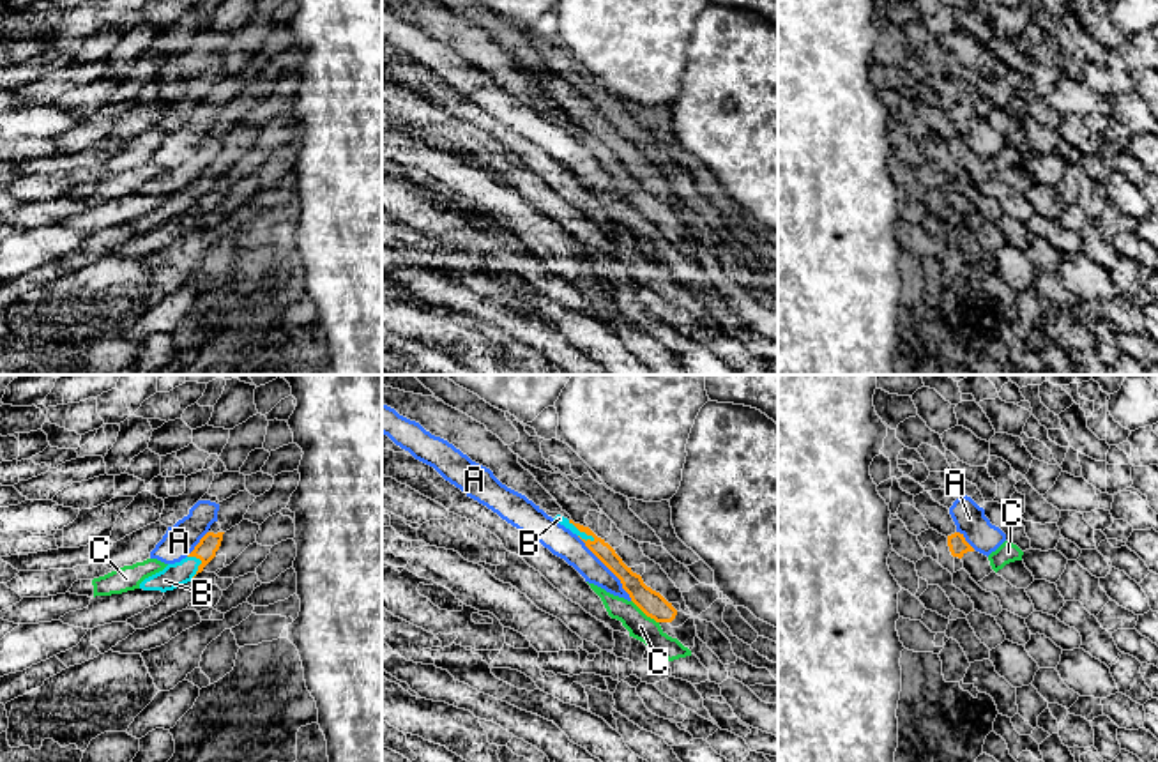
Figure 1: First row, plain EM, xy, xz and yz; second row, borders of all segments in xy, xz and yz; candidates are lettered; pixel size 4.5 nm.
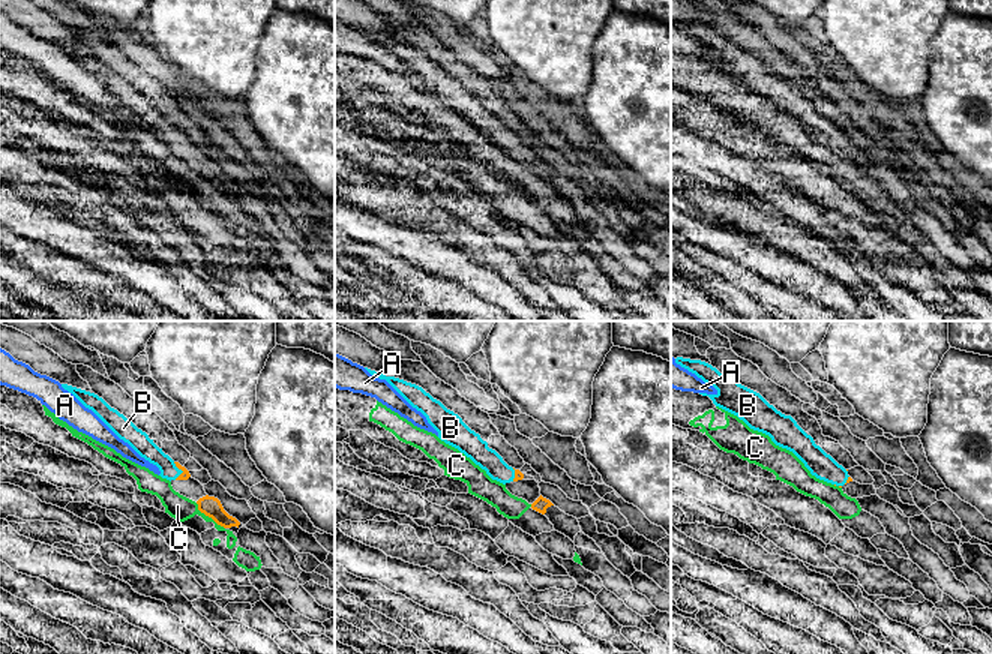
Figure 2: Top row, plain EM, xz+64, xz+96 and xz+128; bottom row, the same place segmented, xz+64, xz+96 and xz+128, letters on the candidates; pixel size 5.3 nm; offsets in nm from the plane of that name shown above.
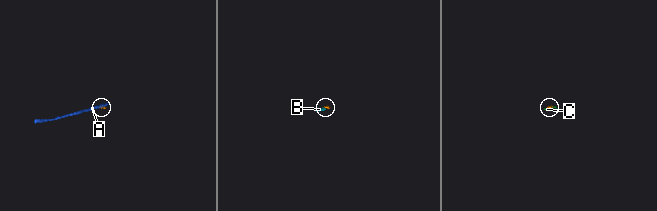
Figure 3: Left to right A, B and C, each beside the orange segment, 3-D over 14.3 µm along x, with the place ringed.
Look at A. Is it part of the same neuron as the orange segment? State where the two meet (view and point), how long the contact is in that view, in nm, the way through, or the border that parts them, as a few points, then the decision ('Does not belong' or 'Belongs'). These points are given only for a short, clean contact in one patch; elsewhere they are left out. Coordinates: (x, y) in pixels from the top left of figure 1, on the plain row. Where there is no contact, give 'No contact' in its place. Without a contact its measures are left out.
Touches orange at xz (607, 170). Shared border 380 nm. Does not belong

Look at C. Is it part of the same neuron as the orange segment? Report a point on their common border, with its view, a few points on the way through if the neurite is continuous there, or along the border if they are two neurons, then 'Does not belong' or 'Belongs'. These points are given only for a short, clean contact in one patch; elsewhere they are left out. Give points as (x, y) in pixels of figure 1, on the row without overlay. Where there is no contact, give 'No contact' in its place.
Touches orange at xz (646, 218). Does not belong

